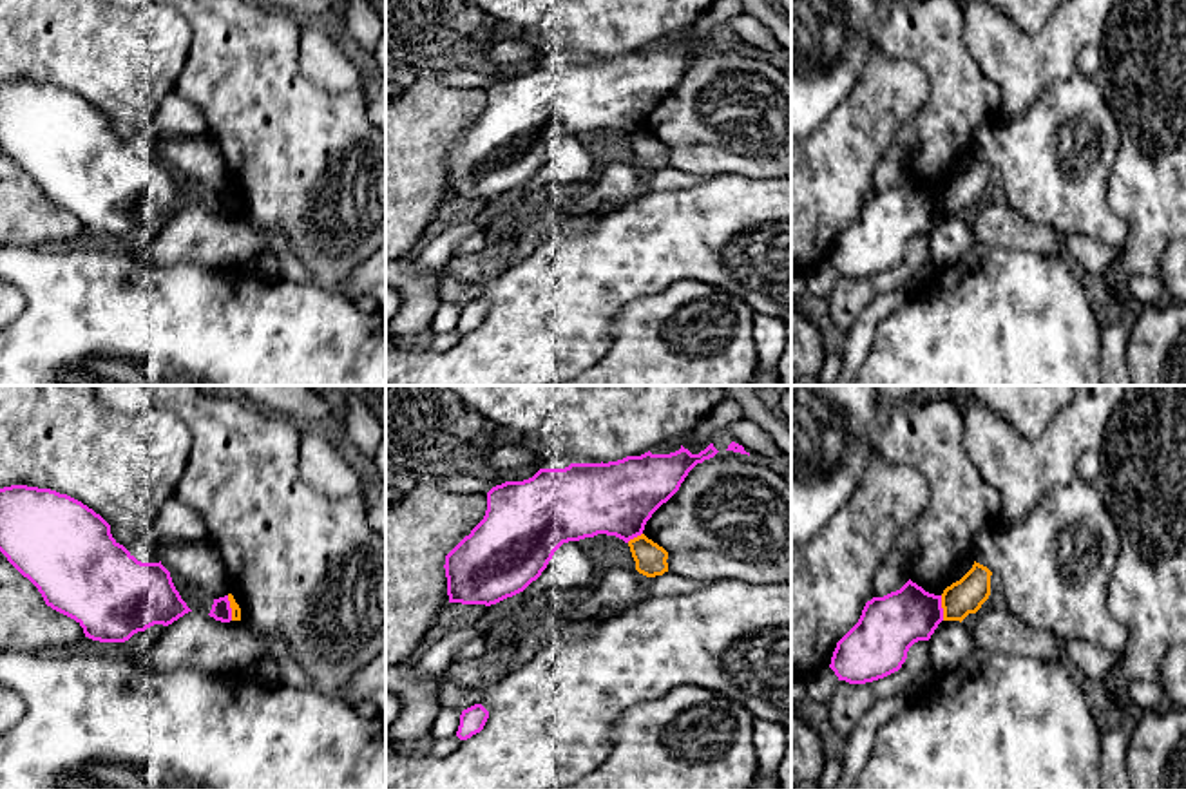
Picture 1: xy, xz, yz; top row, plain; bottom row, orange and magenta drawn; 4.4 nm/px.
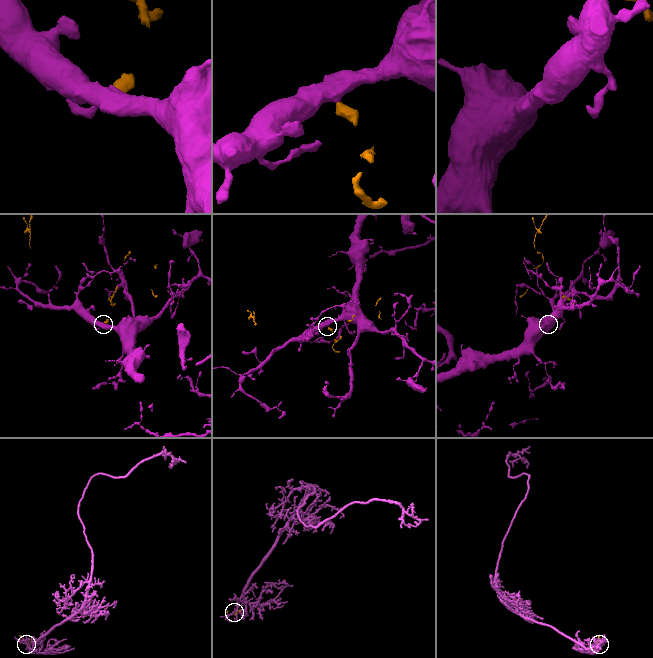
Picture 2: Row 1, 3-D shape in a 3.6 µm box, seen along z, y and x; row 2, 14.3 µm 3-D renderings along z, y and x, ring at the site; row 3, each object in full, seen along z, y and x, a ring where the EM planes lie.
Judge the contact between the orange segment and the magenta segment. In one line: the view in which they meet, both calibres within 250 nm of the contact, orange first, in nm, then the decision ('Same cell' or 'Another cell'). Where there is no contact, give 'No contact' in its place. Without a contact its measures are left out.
Touches orange in xy. Thickness 50 nm (orange) against 90 nm. Another cell

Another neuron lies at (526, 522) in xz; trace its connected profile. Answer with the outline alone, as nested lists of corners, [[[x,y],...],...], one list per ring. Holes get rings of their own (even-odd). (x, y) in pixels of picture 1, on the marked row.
[[[710,443],[699,454],[681,445],[670,454],[626,456],[608,463],[570,463],[540,469],[523,481],[505,481],[487,492],[483,519],[445,556],[449,603],[496,604],[523,592],[569,541],[616,536],[628,543],[643,534],[652,514],[681,487],[688,472],[719,451]]]

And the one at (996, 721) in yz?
[[[974,646],[954,670],[934,675],[931,689],[923,699],[913,702],[878,727],[873,753],[853,789],[1101,789],[1101,731],[1083,689],[1074,682],[1070,670],[1059,657],[1007,655]]]

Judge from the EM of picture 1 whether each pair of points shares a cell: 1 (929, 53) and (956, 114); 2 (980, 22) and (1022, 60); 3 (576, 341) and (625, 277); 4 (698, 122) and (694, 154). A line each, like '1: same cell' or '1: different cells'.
1: same cell
2: same cell
3: same cell
4: different cells

